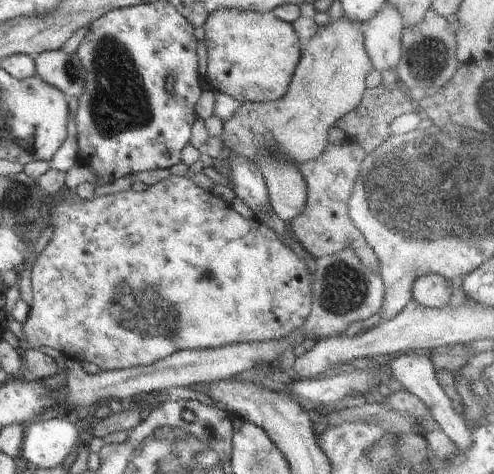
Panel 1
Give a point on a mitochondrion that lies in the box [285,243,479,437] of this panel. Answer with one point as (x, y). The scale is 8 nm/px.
(343, 290)

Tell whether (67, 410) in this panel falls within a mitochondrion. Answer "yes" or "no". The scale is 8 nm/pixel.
no

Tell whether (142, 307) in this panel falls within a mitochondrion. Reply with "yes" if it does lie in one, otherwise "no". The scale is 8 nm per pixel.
yes

